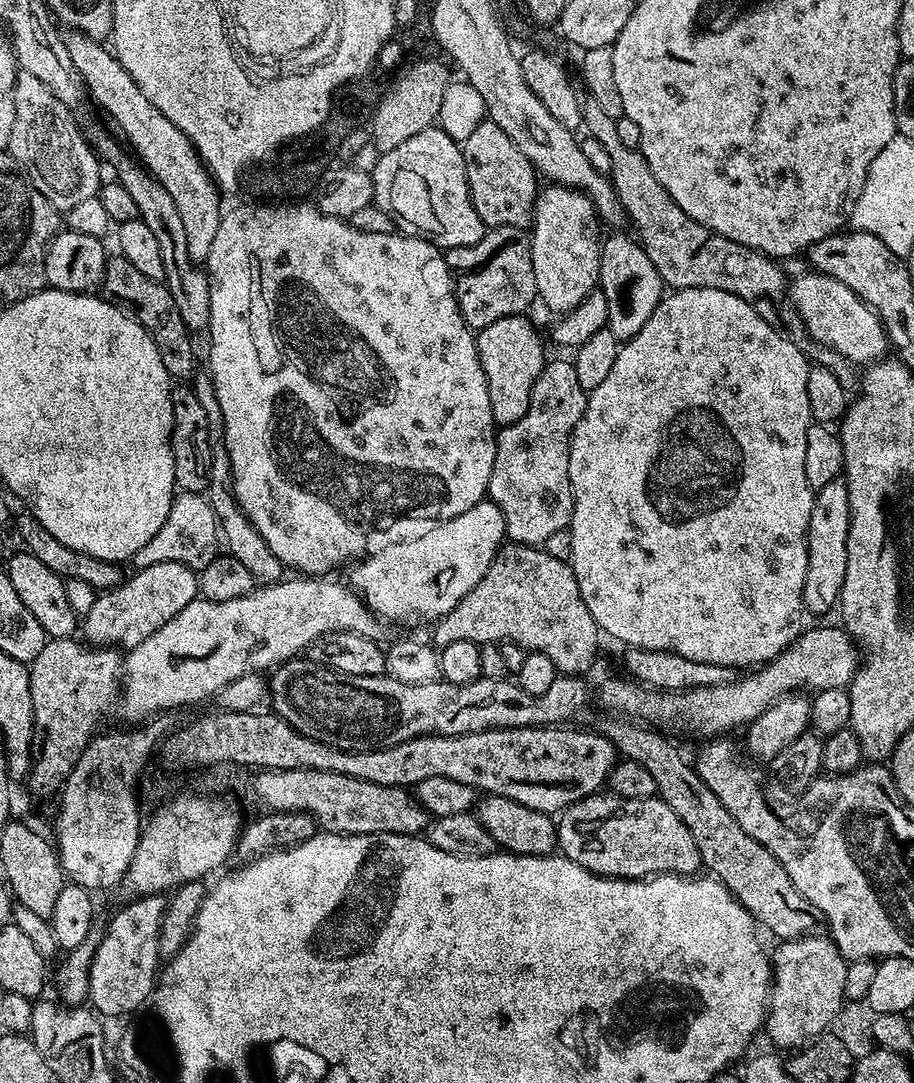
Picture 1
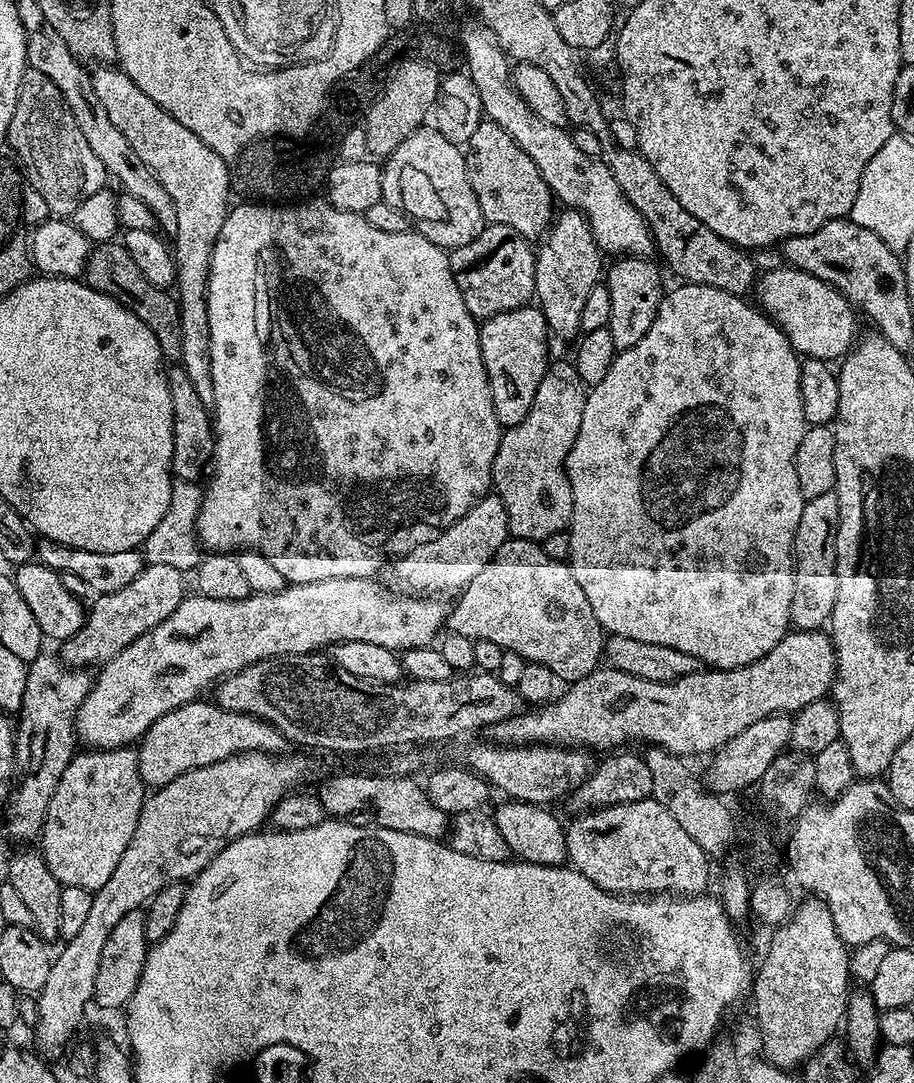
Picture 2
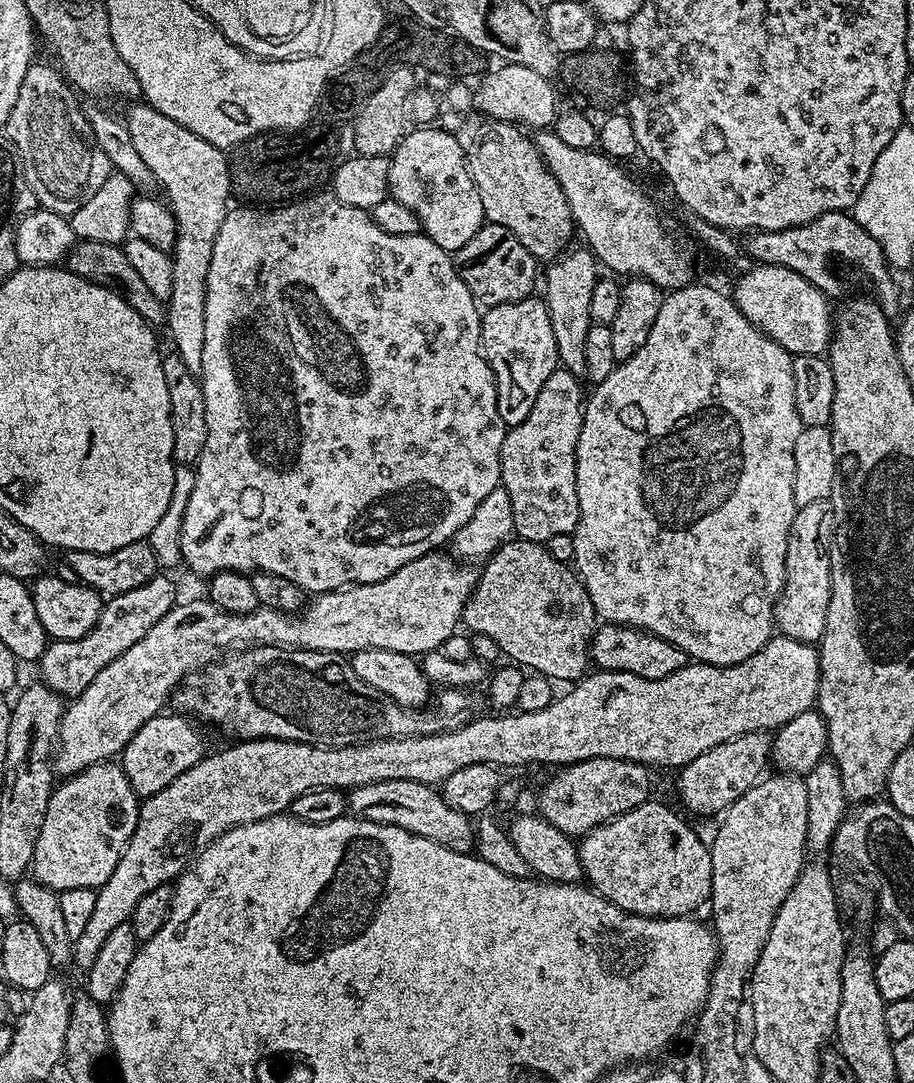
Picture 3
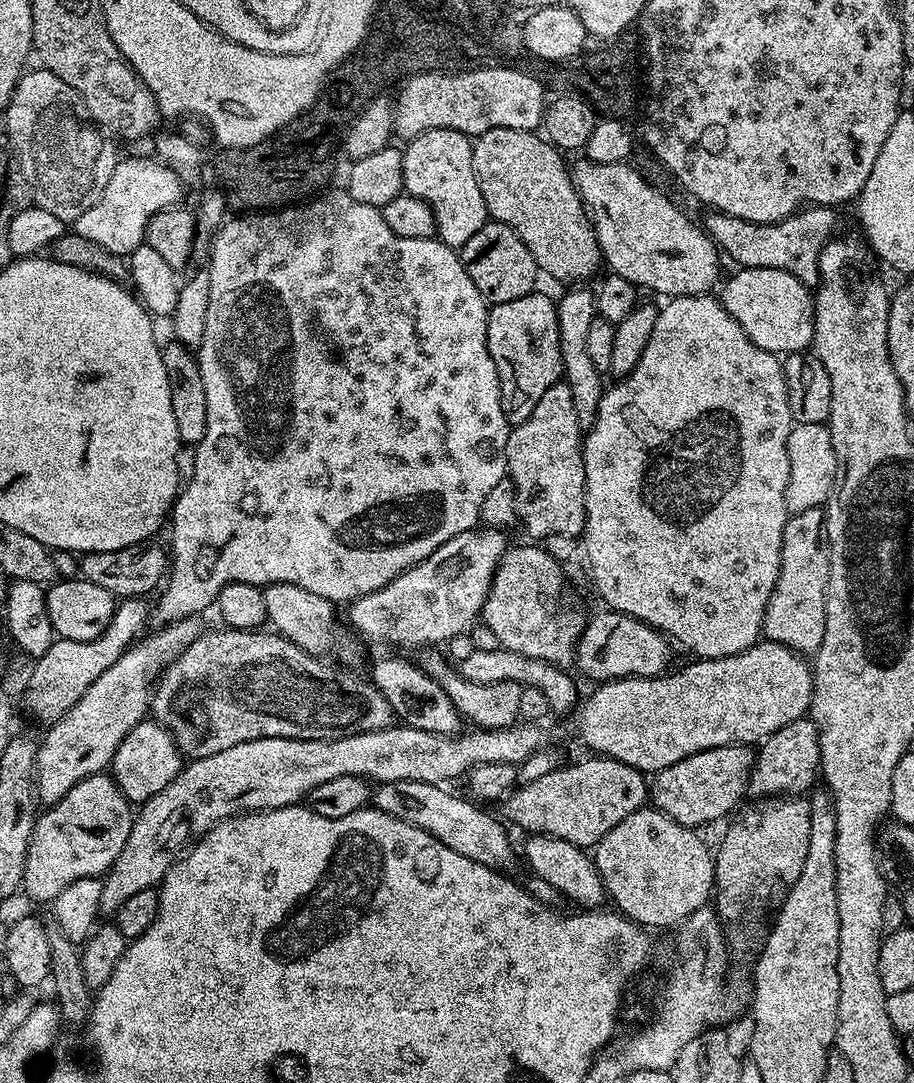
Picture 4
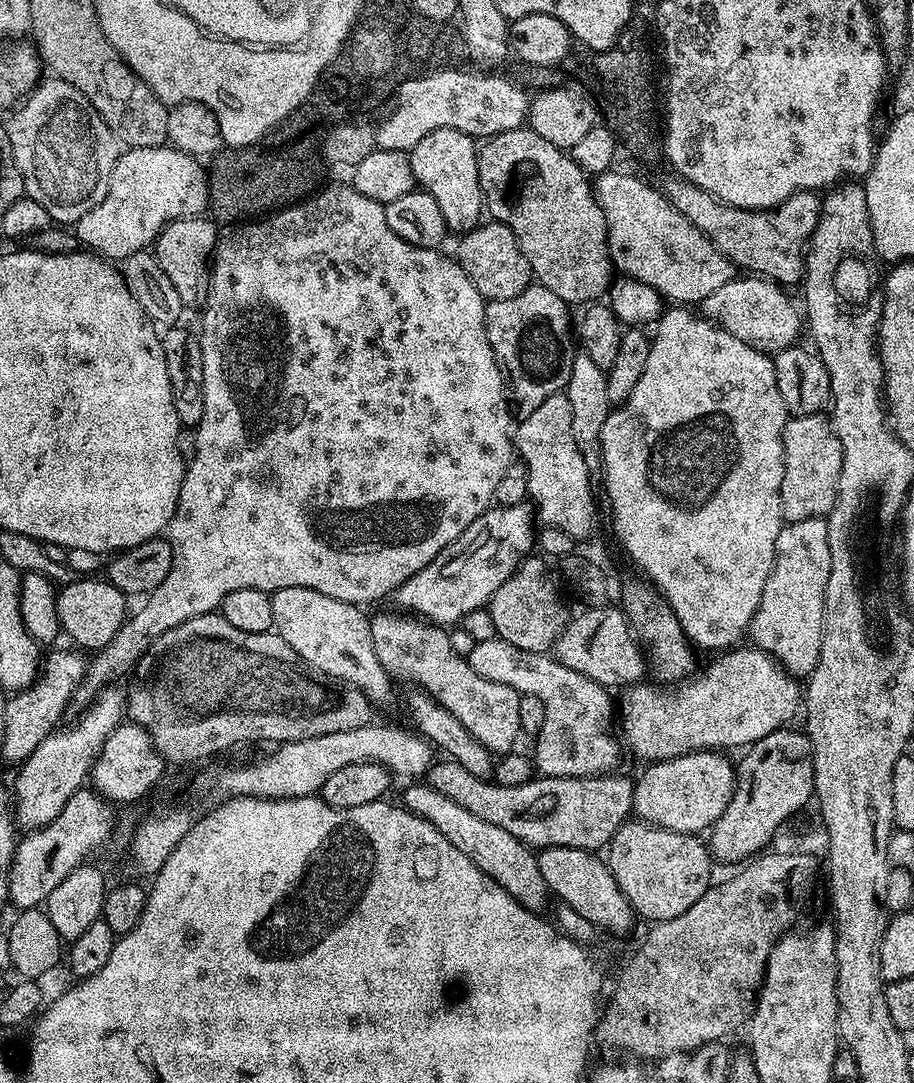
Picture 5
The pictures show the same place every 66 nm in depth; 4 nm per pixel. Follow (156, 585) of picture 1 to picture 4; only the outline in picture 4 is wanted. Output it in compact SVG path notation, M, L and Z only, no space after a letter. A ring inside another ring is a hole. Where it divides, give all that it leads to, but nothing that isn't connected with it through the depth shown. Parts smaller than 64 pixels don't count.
M124 598L116 605L112 620L90 642L74 642L73 640L55 639L46 654L35 657L32 673L28 676L28 689L24 692L24 704L28 712L44 726L51 726L60 720L90 690L90 686L105 672L122 654L137 643L138 637L145 631L144 623L150 620L150 604L144 598Z

